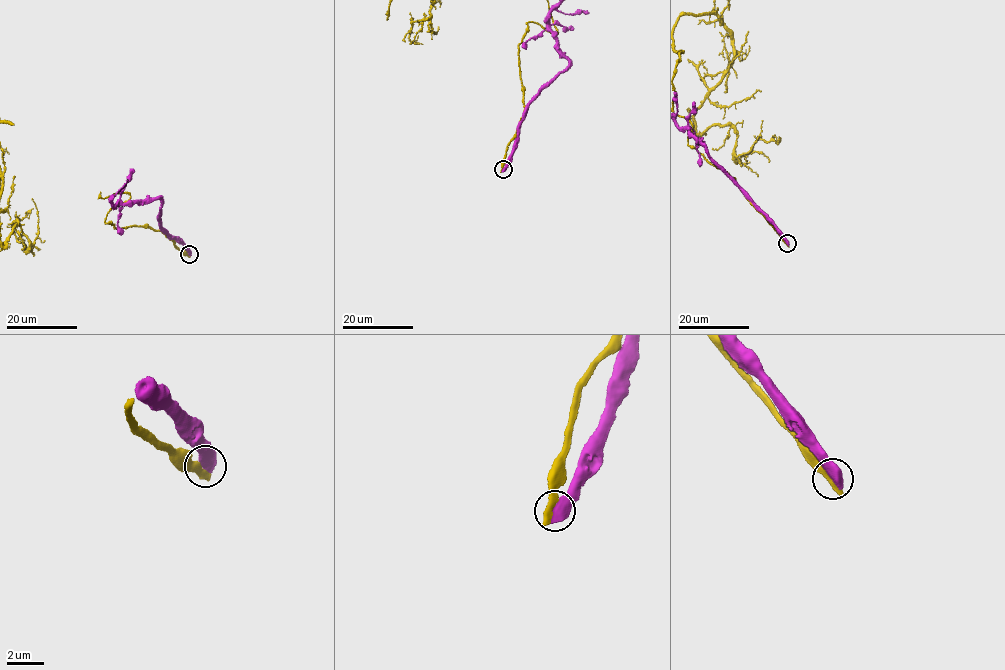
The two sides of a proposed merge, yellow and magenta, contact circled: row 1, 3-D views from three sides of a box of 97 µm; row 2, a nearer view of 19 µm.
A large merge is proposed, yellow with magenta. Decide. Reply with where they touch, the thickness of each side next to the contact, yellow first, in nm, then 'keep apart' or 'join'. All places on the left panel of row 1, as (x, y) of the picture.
place (189, 254); calibres 440 and 650 nm; keep apart

